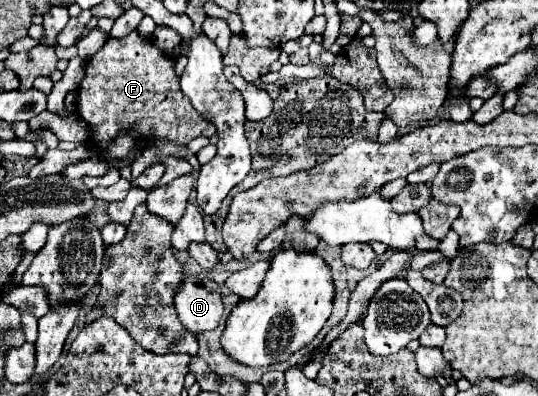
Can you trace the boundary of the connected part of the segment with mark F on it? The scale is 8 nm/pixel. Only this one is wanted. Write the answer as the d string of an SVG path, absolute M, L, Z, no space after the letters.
M109 37L107 43L85 63L85 77L79 83L77 91L77 111L83 121L87 121L91 129L91 141L97 143L99 149L107 149L111 139L117 137L125 129L133 129L135 137L141 141L149 141L153 137L167 139L173 143L189 143L191 139L205 135L211 137L215 133L215 125L203 119L201 113L195 113L191 101L177 89L177 75L175 75L175 59L171 55L161 53L149 39L143 37Z

